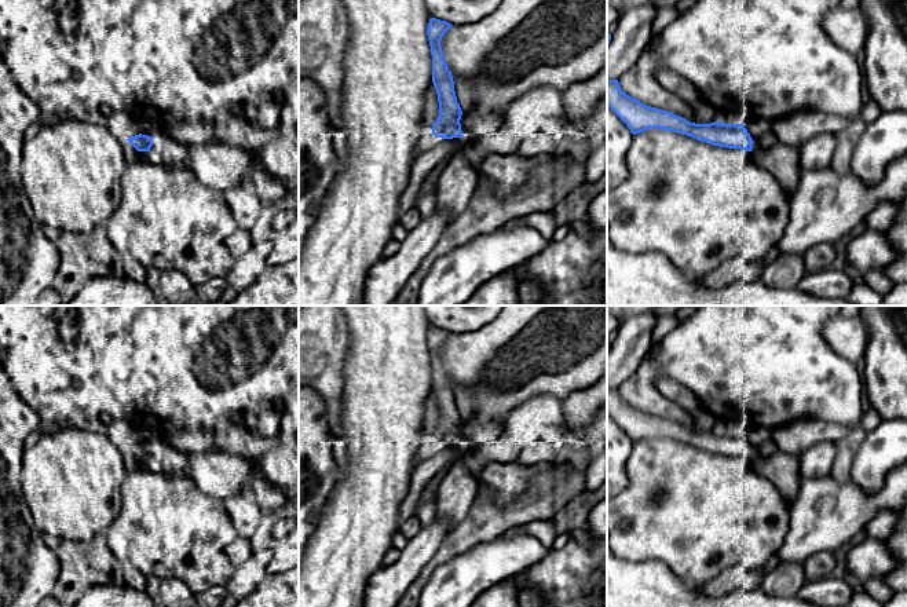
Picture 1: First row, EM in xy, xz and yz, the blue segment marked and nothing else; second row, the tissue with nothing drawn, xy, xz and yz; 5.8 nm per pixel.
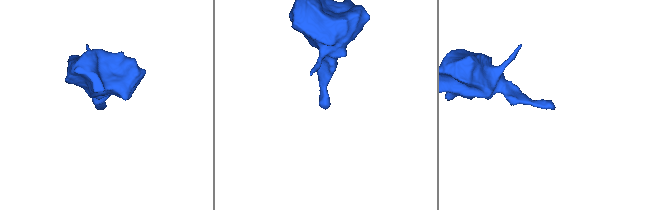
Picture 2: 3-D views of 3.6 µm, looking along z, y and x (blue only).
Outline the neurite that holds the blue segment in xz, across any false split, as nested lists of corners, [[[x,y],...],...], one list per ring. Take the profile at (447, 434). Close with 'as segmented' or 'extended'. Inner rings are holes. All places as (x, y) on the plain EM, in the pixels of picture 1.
[[[431,326],[427,337],[432,363],[432,391],[439,410],[439,424],[432,432],[432,442],[443,447],[464,445],[460,432],[462,420],[457,410],[451,380],[440,355],[442,345],[451,334],[446,329]]]; as segmented

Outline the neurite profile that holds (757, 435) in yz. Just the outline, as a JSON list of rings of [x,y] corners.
[[[747,423],[743,434],[754,451],[760,450],[768,440],[771,440],[771,429],[764,425]]]

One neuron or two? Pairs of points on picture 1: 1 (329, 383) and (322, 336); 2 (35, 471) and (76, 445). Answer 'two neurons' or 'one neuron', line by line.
1: one neuron
2: one neuron

